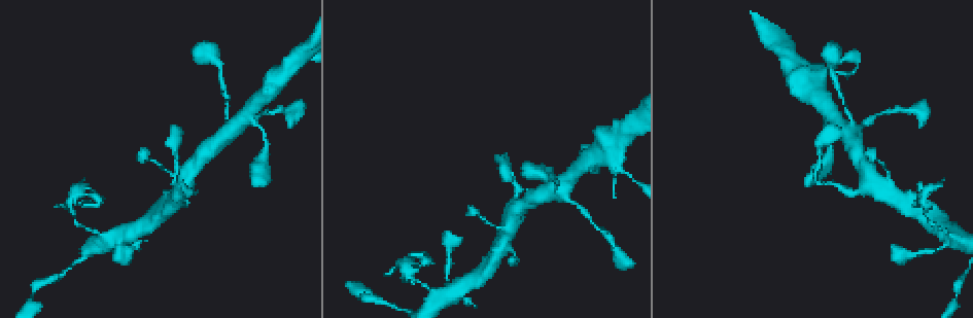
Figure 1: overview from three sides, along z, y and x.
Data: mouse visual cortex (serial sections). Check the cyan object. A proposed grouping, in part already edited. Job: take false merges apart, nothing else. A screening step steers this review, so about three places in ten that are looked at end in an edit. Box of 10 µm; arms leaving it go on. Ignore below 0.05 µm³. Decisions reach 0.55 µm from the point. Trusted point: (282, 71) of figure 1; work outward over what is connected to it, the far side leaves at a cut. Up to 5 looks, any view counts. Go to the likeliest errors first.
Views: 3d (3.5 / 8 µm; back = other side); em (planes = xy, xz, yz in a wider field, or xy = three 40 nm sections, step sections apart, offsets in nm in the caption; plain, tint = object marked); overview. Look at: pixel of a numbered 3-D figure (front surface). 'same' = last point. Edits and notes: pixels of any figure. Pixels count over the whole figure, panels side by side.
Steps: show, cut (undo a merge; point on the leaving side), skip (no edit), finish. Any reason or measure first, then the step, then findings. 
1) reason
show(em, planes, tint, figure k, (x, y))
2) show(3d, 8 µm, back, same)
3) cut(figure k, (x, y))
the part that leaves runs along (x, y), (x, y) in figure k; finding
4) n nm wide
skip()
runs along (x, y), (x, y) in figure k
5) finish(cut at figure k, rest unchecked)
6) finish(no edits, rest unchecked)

looks like a crossing
show(3d, 3.5 µm, figure 1, (228, 127))

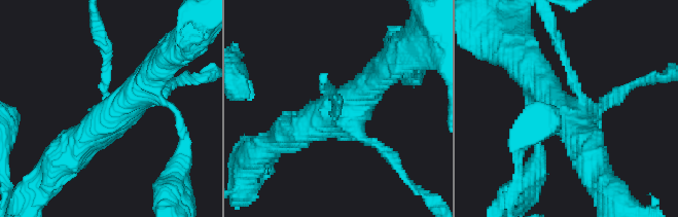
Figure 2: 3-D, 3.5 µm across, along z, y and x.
4 arms; arms of 150, 150, 450, 500 nm; need the tissue
show(em, xy, step 5, tint, figure 2, (112, 103))

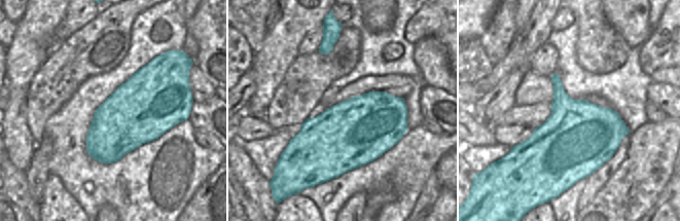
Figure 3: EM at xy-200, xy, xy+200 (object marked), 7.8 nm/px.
500 nm wide
skip()
runs along (154, 72), (60, 160) in figure 2; all the same cell

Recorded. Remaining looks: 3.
abrupt turn
show(3d, 3.5 µm, figure 1, (70, 200))

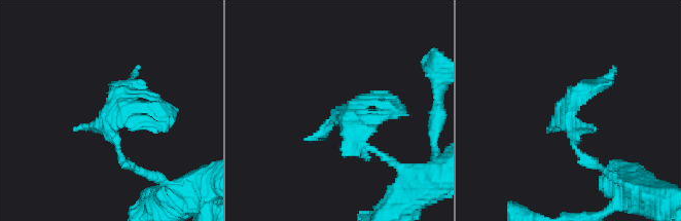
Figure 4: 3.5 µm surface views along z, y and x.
now the EM
show(em, xy, step 1, tint, figure 4, (567, 114))

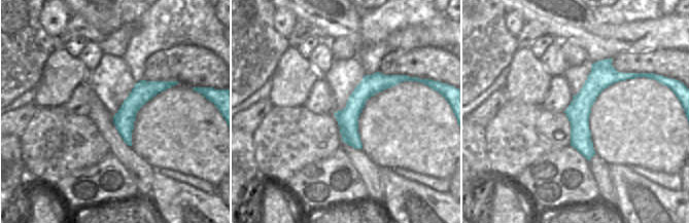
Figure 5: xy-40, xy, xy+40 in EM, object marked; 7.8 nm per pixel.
160 nm wide
cut(figure 4, (107, 112))
the part that leaves runs along (116, 144), (116, 94), (154, 97) in figure 4; two cells meet here

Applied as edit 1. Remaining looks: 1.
finish(cut at figure 4, rest unchecked)

